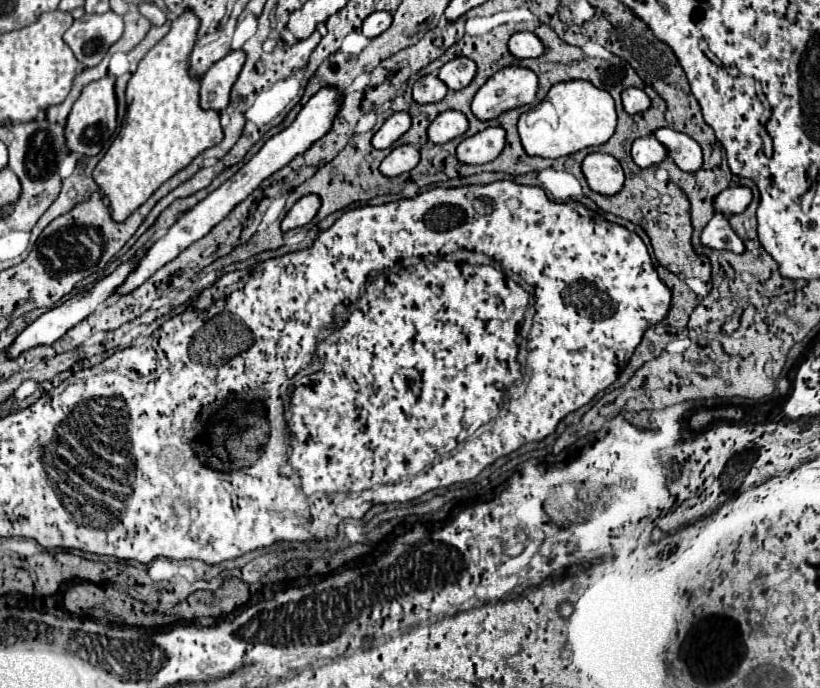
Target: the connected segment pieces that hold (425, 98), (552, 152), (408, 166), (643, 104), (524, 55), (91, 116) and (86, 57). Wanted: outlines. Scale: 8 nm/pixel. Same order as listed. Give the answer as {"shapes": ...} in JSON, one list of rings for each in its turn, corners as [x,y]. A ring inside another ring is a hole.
{"shapes":[[[[426,75],[426,77],[420,77],[416,83],[414,83],[414,101],[416,103],[436,103],[436,101],[442,101],[446,97],[446,83],[440,81],[438,77],[434,75]]],[[[564,81],[556,83],[546,99],[554,105],[558,113],[558,125],[556,129],[532,129],[526,125],[524,115],[520,117],[518,123],[518,133],[524,145],[524,151],[528,155],[536,157],[548,157],[548,159],[558,159],[558,157],[568,157],[584,147],[594,147],[606,143],[616,129],[616,109],[614,109],[614,99],[610,97],[608,91],[594,87],[590,81]]],[[[400,145],[396,147],[382,163],[380,163],[380,171],[386,177],[398,177],[402,173],[412,171],[420,161],[420,151],[414,145]]],[[[632,87],[632,89],[622,91],[622,105],[624,105],[626,113],[636,115],[636,113],[642,113],[650,107],[650,97],[642,89]]],[[[530,31],[514,33],[508,41],[508,49],[514,57],[518,59],[528,59],[528,57],[540,57],[544,53],[544,43]]],[[[106,75],[94,83],[88,83],[82,89],[82,95],[76,99],[66,123],[66,145],[70,151],[76,151],[80,155],[98,155],[102,147],[110,141],[112,133],[116,131],[116,115],[118,115],[118,99],[114,83],[116,77]]],[[[114,11],[102,15],[84,15],[66,31],[64,41],[84,67],[94,67],[102,61],[108,47],[122,37],[122,29],[122,17]]]]}

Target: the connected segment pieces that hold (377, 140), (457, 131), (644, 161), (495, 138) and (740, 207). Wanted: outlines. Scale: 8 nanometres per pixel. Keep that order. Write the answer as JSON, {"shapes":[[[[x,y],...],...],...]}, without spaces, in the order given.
{"shapes":[[[[398,111],[398,113],[390,115],[384,121],[384,125],[376,131],[376,135],[372,137],[372,145],[376,149],[386,149],[392,143],[396,143],[408,129],[410,129],[410,115],[404,113],[404,111],[402,113]]],[[[444,111],[428,127],[428,141],[446,143],[468,131],[468,119],[462,111]]],[[[654,135],[640,137],[632,145],[632,159],[634,159],[634,163],[638,167],[660,165],[666,159],[666,155],[668,155],[666,147]]],[[[488,127],[468,139],[464,139],[456,153],[462,163],[480,165],[496,159],[506,143],[506,131],[502,127]]],[[[728,187],[714,199],[714,209],[724,217],[732,217],[744,213],[750,201],[752,201],[752,191],[748,187]]]]}

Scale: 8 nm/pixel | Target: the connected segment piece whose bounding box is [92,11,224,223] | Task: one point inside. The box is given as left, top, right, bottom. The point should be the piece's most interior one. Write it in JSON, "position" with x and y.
{"position":[164,129]}

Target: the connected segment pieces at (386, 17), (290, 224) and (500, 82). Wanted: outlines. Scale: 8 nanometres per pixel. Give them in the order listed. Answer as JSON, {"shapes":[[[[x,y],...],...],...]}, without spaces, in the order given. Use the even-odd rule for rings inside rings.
{"shapes":[[[[374,11],[374,15],[370,15],[370,19],[366,19],[366,23],[362,25],[362,33],[366,37],[378,37],[390,25],[392,25],[392,13],[390,11]]],[[[304,195],[302,199],[298,199],[292,209],[286,213],[286,217],[282,219],[282,231],[290,231],[296,227],[304,227],[308,225],[314,215],[320,209],[320,197],[318,195]]],[[[504,67],[494,73],[476,93],[472,113],[482,119],[496,119],[500,113],[522,107],[534,101],[538,91],[538,77],[524,67]]]]}

